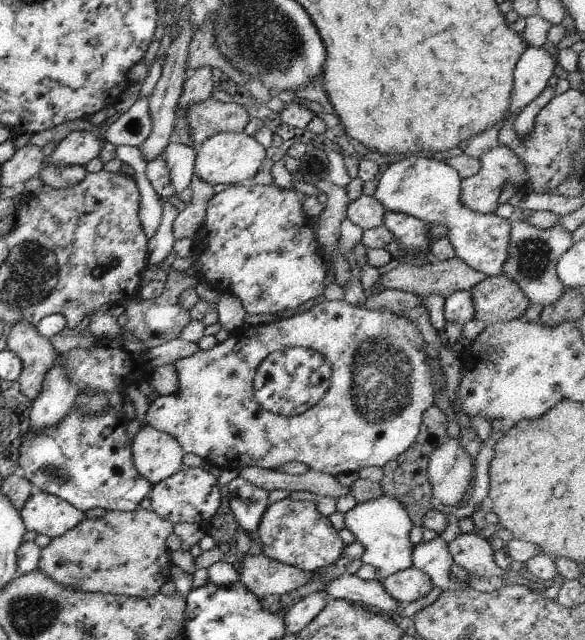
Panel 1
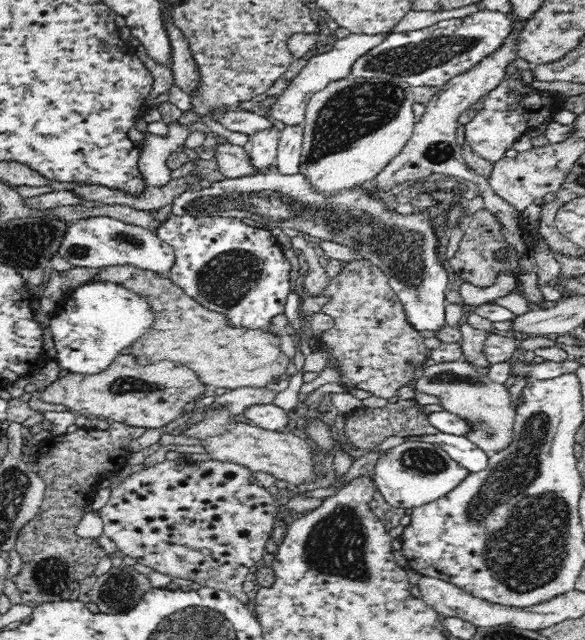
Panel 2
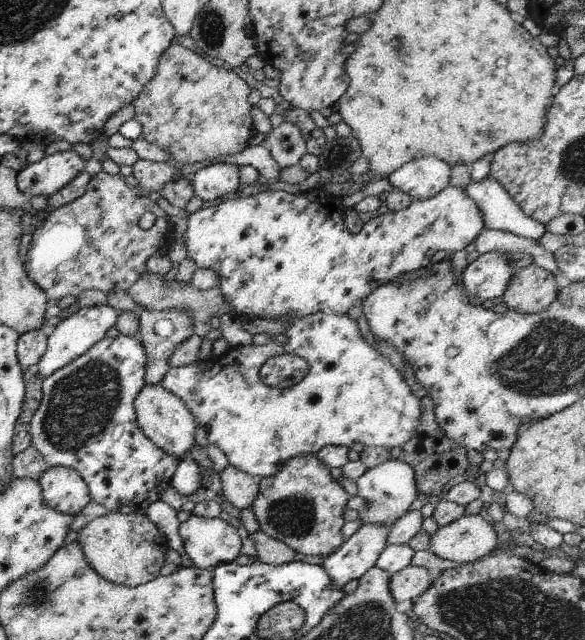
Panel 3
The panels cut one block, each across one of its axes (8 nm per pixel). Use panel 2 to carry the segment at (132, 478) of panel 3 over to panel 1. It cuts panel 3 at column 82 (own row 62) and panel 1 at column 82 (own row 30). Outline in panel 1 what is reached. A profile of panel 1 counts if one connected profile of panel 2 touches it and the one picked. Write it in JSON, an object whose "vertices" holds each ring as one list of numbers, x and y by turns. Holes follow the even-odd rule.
{"vertices":[[106,405,101,411,85,413,74,406,57,422,57,425,36,431,28,428,23,434,19,448,20,473,45,493,67,500,70,504,86,512,90,508,104,508,106,511,133,511,148,496,151,482,144,478,134,466,131,444,126,427,129,422,124,414,117,412,113,405]]}

